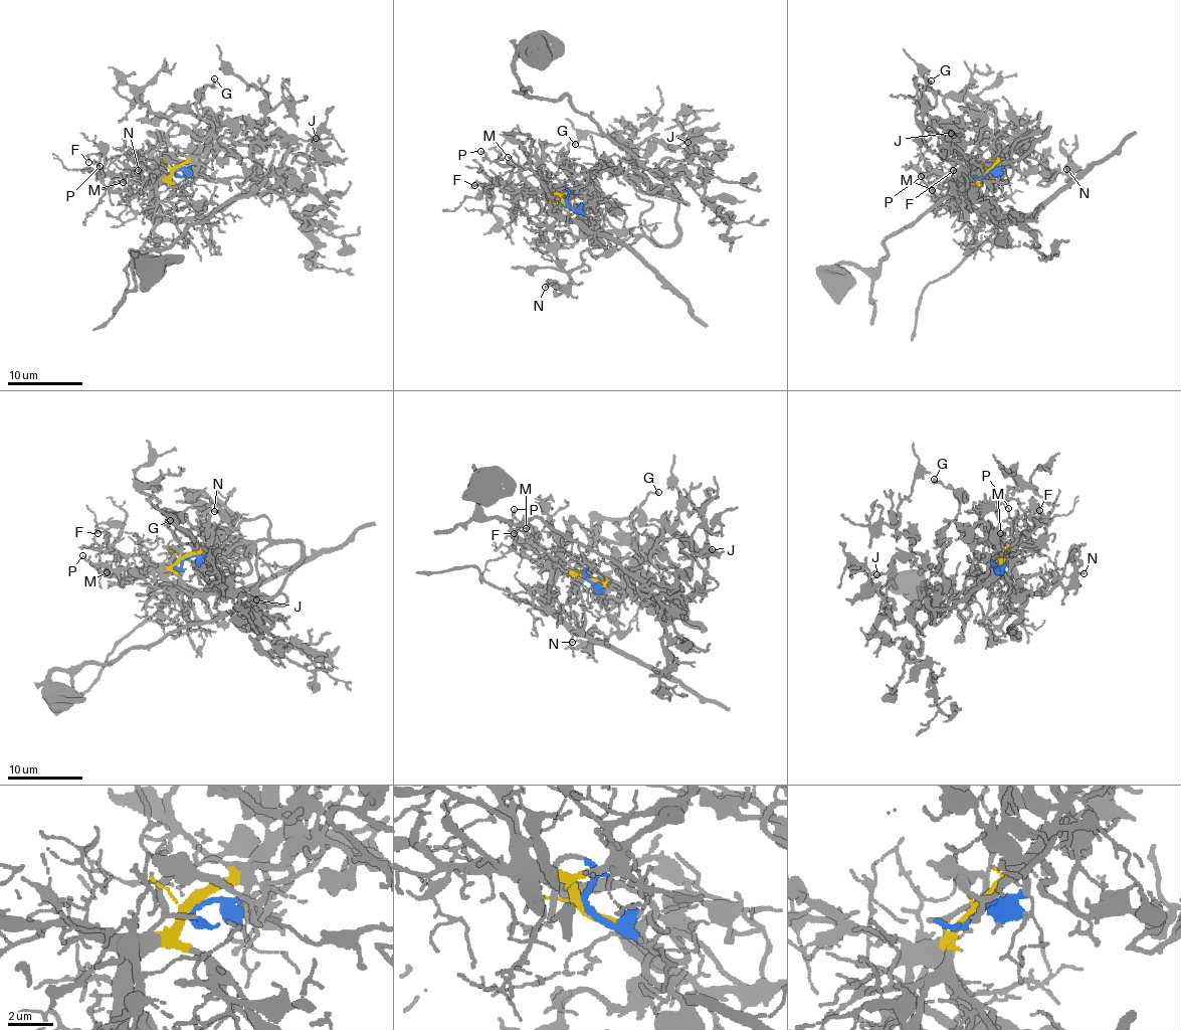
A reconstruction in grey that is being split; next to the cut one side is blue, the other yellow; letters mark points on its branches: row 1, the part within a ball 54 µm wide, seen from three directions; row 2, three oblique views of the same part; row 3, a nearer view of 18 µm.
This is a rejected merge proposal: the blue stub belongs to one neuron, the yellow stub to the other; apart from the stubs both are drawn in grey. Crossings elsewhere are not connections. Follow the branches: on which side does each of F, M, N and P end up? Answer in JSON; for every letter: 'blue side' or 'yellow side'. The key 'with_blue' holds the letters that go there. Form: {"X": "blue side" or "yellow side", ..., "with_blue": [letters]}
{"F": "yellow side", "M": "yellow side", "N": "blue side", "P": "yellow side", "with_blue": ["N"]}

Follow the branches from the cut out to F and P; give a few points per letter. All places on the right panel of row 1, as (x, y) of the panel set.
F: (988, 171), (977, 181), (958, 182), (970, 162), (953, 161), (954, 171)
P: (988, 171), (951, 195), (936, 196), (921, 176)

